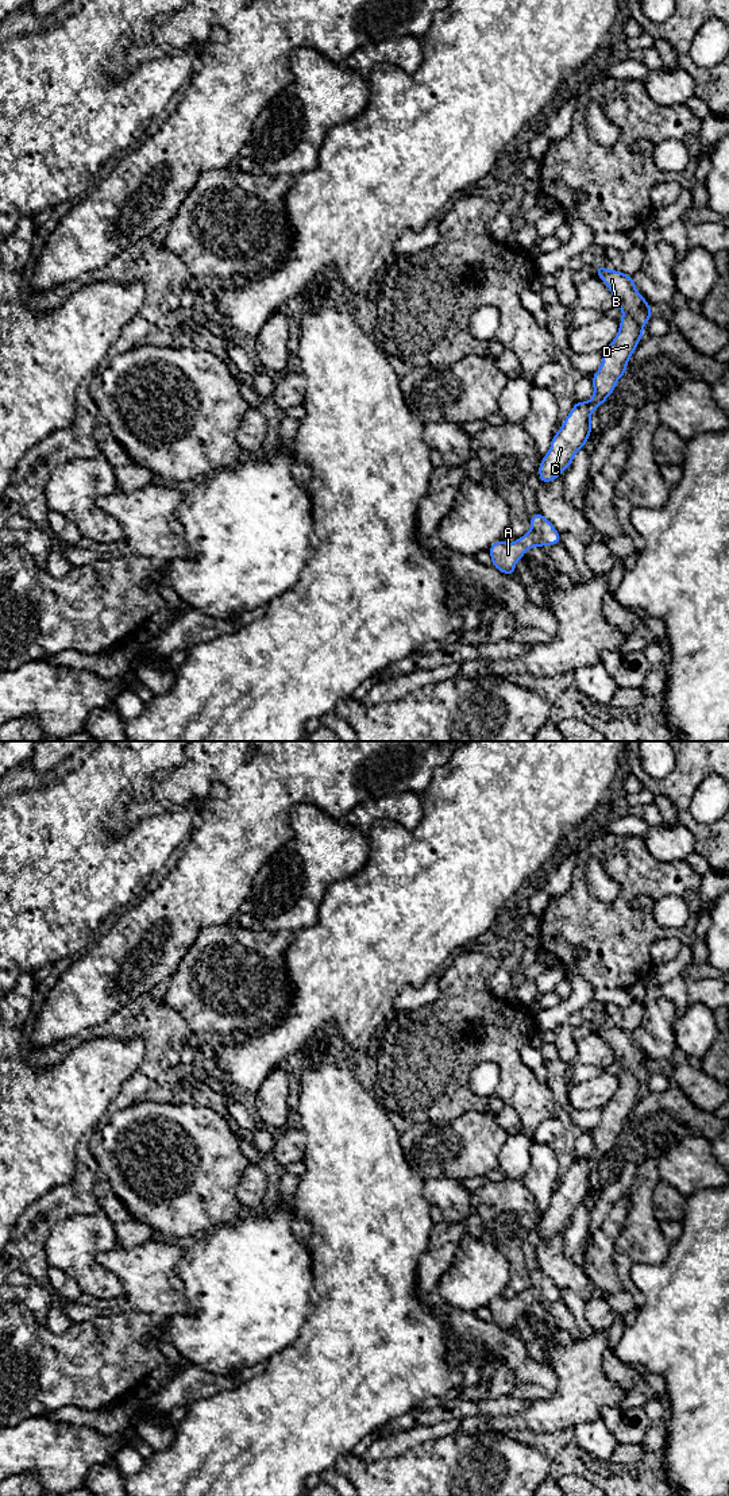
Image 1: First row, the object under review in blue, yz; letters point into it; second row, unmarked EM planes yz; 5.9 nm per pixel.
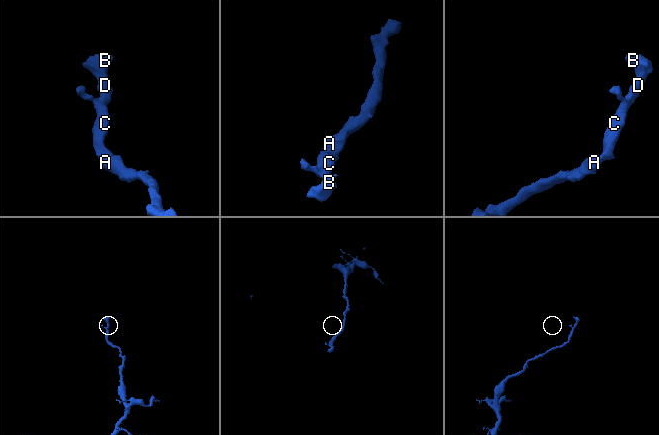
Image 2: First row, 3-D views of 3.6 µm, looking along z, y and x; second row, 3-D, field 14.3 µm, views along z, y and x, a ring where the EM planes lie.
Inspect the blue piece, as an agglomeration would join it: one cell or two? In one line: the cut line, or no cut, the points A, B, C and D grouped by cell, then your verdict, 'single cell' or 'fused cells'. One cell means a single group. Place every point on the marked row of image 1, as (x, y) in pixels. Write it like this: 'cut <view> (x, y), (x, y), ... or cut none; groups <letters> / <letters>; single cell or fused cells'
cut none; groups A B C D; single cell

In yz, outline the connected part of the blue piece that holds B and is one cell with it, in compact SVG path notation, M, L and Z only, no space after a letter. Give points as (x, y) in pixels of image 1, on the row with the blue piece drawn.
M602 265L595 269L595 273L622 311L620 328L602 352L601 367L591 377L593 397L586 402L575 402L560 429L554 435L548 452L540 460L540 483L555 481L566 469L571 467L575 454L586 446L591 435L593 410L608 400L616 390L618 379L626 374L628 362L644 336L643 328L653 313L647 300L636 289L632 275L608 270Z

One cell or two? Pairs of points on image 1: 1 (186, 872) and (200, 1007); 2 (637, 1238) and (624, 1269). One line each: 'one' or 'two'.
1: two
2: one

